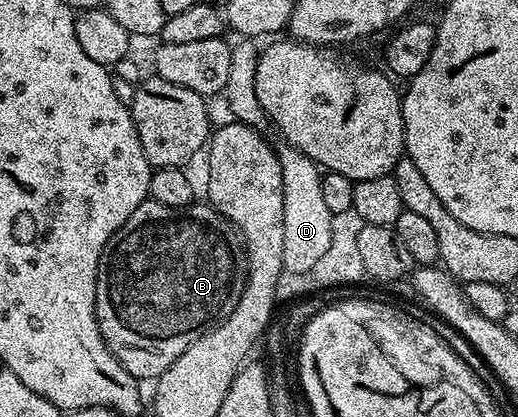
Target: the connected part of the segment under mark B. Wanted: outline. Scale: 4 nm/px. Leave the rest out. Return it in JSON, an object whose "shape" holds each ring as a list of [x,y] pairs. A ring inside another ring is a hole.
{"shape":[[[147,199],[135,210],[131,219],[127,219],[127,223],[123,223],[123,227],[119,227],[119,231],[115,231],[115,235],[109,240],[99,259],[99,267],[97,268],[97,322],[99,323],[99,331],[103,335],[107,347],[116,355],[118,363],[132,377],[156,379],[163,375],[163,371],[167,371],[167,367],[171,367],[171,363],[175,363],[175,359],[179,359],[179,355],[183,355],[183,351],[187,351],[187,347],[191,347],[191,343],[195,343],[195,339],[199,339],[201,334],[209,332],[214,325],[221,324],[233,314],[233,309],[236,308],[245,290],[245,279],[248,276],[249,267],[242,234],[239,232],[238,226],[234,225],[232,221],[228,221],[219,210],[214,209],[208,203],[202,203],[202,205],[194,203],[188,206],[187,211],[182,211]]]}

